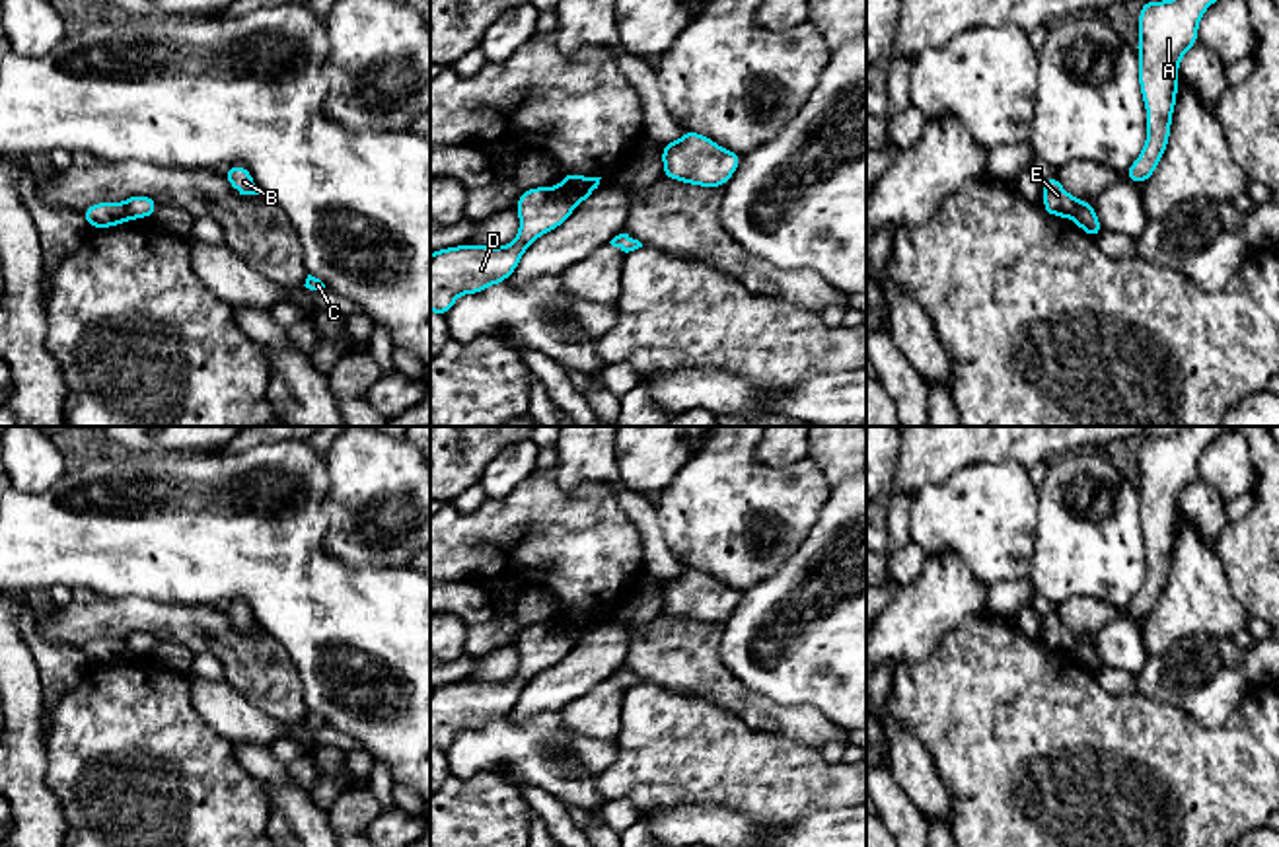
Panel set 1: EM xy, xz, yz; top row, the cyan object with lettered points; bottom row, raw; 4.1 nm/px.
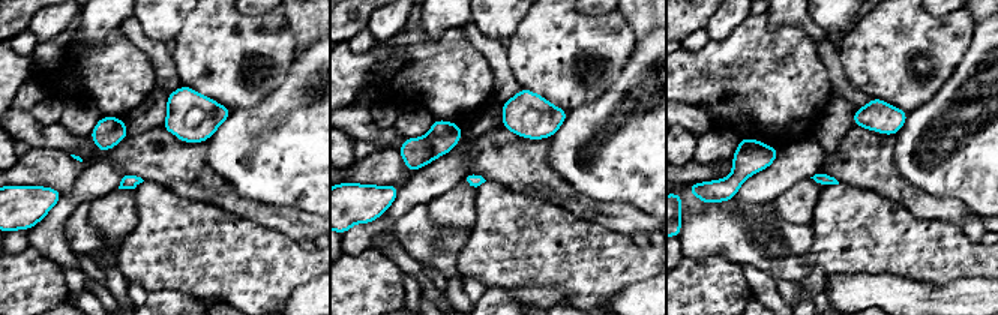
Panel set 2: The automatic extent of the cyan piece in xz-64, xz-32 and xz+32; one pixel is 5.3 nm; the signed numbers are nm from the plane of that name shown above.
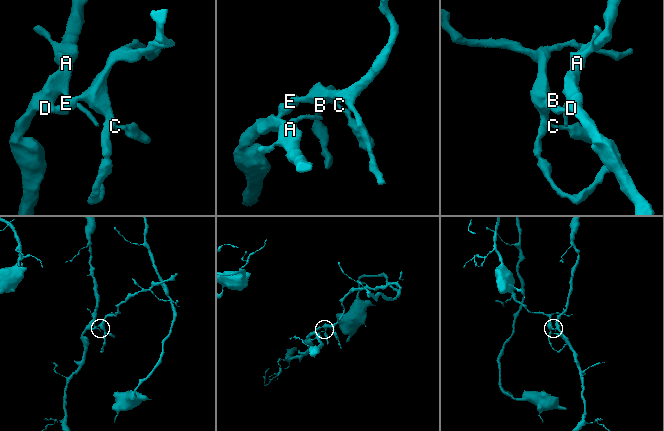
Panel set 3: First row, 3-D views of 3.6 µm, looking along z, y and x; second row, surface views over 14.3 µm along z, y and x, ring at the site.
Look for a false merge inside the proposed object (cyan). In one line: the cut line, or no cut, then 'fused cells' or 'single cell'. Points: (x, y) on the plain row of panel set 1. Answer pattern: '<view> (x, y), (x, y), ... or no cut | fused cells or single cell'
xz (557, 624), (575, 643) | fused cells

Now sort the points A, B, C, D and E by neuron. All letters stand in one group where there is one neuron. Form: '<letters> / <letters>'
A D / B C E

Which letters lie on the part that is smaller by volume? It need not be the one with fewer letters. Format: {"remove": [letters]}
{"remove": ["B", "C", "E"]}

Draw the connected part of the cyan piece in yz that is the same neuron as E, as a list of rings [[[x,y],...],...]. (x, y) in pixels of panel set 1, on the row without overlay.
[[[1057,609],[1043,615],[1043,646],[1049,652],[1073,654],[1073,650],[1086,643],[1086,637],[1071,633],[1059,619]]]

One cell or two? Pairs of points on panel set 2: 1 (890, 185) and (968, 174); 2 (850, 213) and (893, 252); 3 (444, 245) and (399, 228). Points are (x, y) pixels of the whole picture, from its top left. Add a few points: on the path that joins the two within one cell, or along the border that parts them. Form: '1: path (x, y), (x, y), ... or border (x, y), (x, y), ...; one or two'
1: border (893, 150), (893, 165), (913, 185), (943, 195); two
2: path (860, 224), (883, 242); one
3: path (434, 245), (410, 231); one

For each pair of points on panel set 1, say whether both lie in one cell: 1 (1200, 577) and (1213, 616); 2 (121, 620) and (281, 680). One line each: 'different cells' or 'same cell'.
1: same cell
2: same cell

